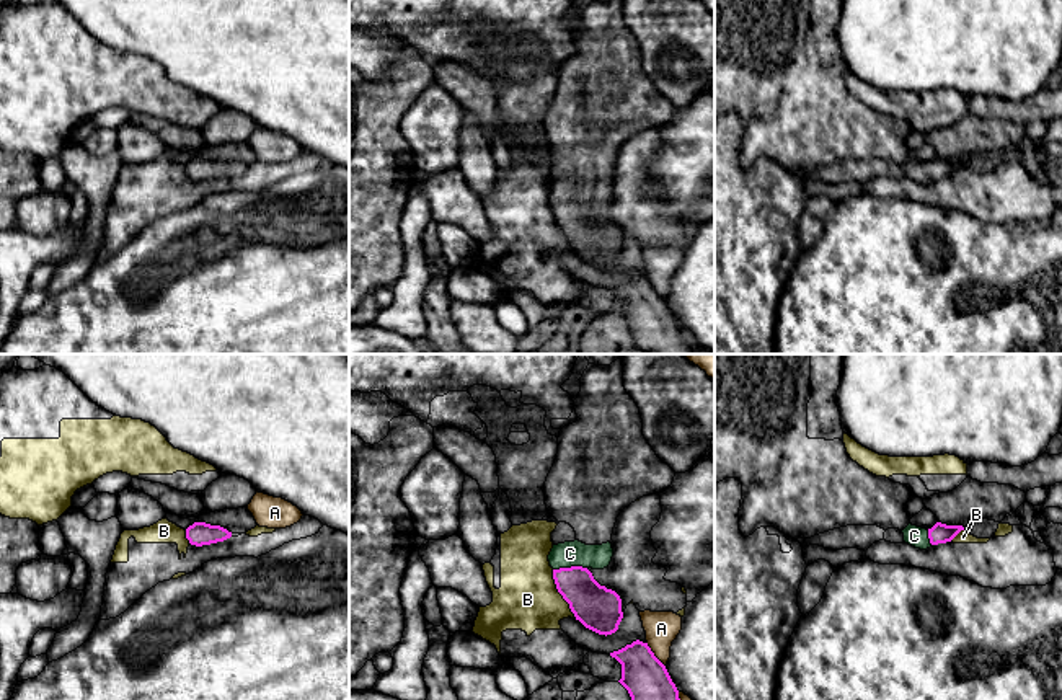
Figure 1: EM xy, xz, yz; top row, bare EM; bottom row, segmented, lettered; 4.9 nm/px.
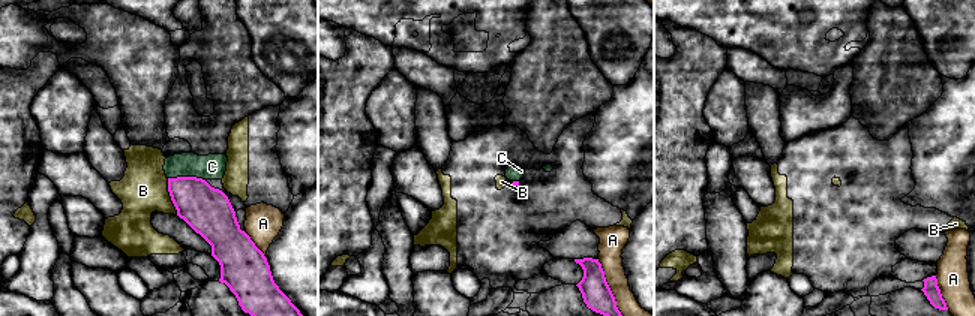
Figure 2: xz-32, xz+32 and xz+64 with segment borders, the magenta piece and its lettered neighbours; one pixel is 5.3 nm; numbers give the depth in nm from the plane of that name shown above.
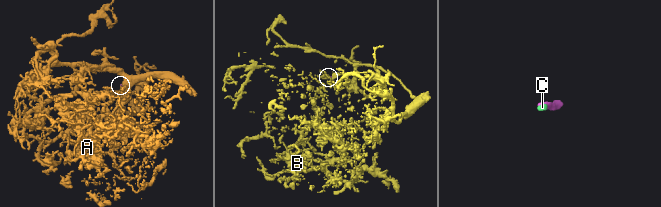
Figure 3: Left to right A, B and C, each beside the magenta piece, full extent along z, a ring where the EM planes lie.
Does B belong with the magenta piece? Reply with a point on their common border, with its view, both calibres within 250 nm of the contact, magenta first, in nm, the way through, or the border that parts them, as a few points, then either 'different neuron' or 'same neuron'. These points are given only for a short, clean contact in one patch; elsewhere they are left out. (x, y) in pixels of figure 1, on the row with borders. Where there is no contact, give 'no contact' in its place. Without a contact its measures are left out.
contact xz (560, 593); calibres 220 and 300 nm; border xz (552, 570), (557, 591), (576, 617); different neuron

